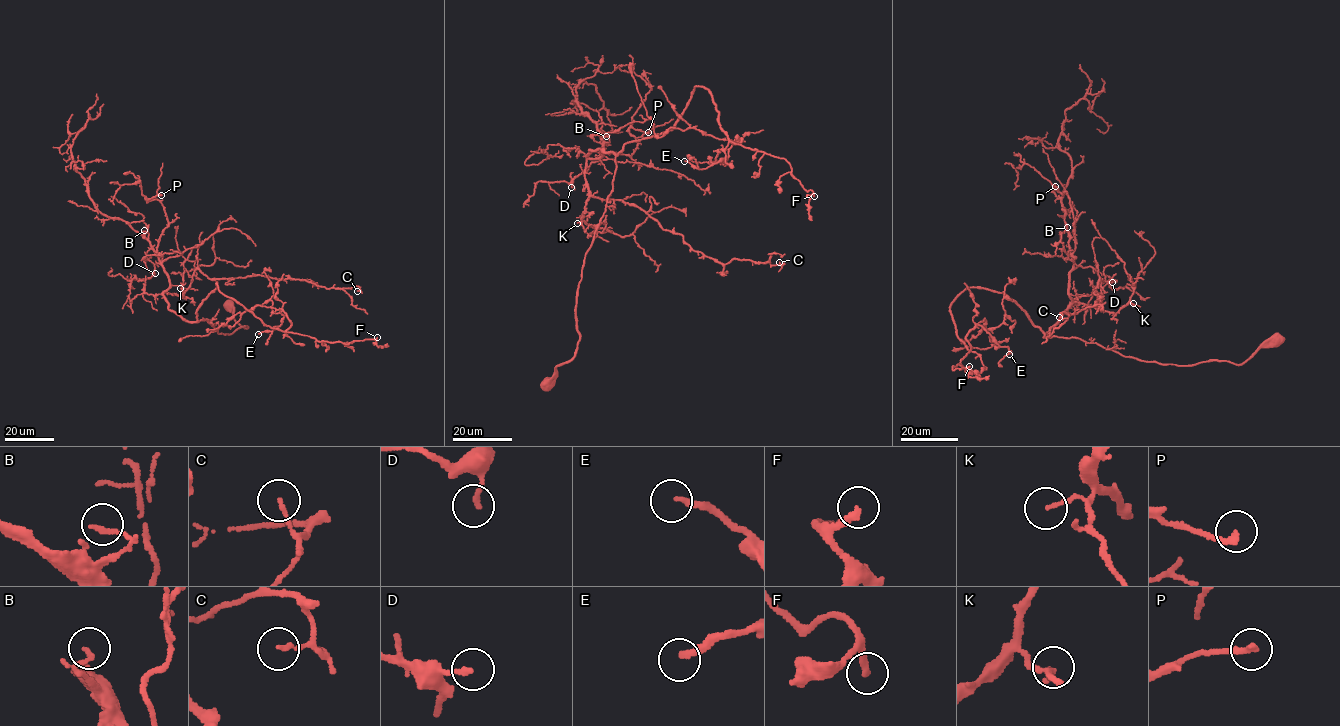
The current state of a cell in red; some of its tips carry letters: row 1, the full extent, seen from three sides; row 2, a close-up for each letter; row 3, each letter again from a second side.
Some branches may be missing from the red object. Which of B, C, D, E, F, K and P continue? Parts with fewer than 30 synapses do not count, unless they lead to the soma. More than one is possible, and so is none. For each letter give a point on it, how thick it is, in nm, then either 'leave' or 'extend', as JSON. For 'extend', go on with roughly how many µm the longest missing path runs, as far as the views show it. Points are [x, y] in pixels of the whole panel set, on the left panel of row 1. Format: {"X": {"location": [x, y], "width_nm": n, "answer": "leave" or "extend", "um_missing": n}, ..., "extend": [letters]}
{"B": {"location": [144, 230], "width_nm": 150, "answer": "leave"}, "C": {"location": [357, 291], "width_nm": 120, "answer": "leave"}, "D": {"location": [155, 273], "width_nm": 160, "answer": "leave"}, "E": {"location": [258, 334], "width_nm": 200, "answer": "extend", "um_missing": 15}, "F": {"location": [377, 337], "width_nm": 200, "answer": "extend", "um_missing": 60}, "K": {"location": [180, 288], "width_nm": 100, "answer": "leave"}, "P": {"location": [161, 195], "width_nm": 200, "answer": "leave"}, "extend": ["E", "F"]}

